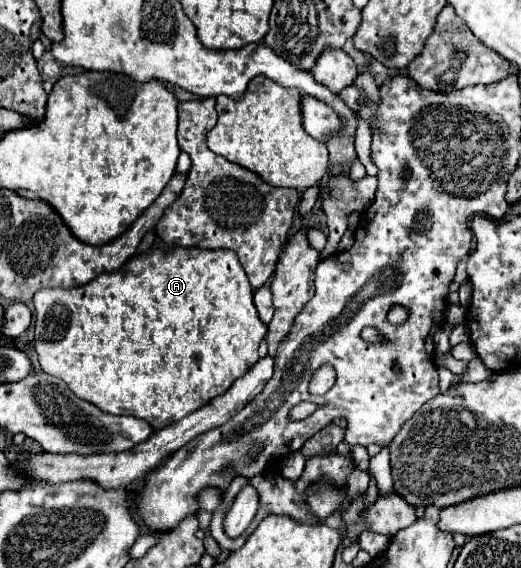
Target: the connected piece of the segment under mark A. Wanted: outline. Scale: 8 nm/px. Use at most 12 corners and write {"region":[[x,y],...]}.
{"region":[[231,250],[35,294],[41,370],[155,430],[257,362]]}

